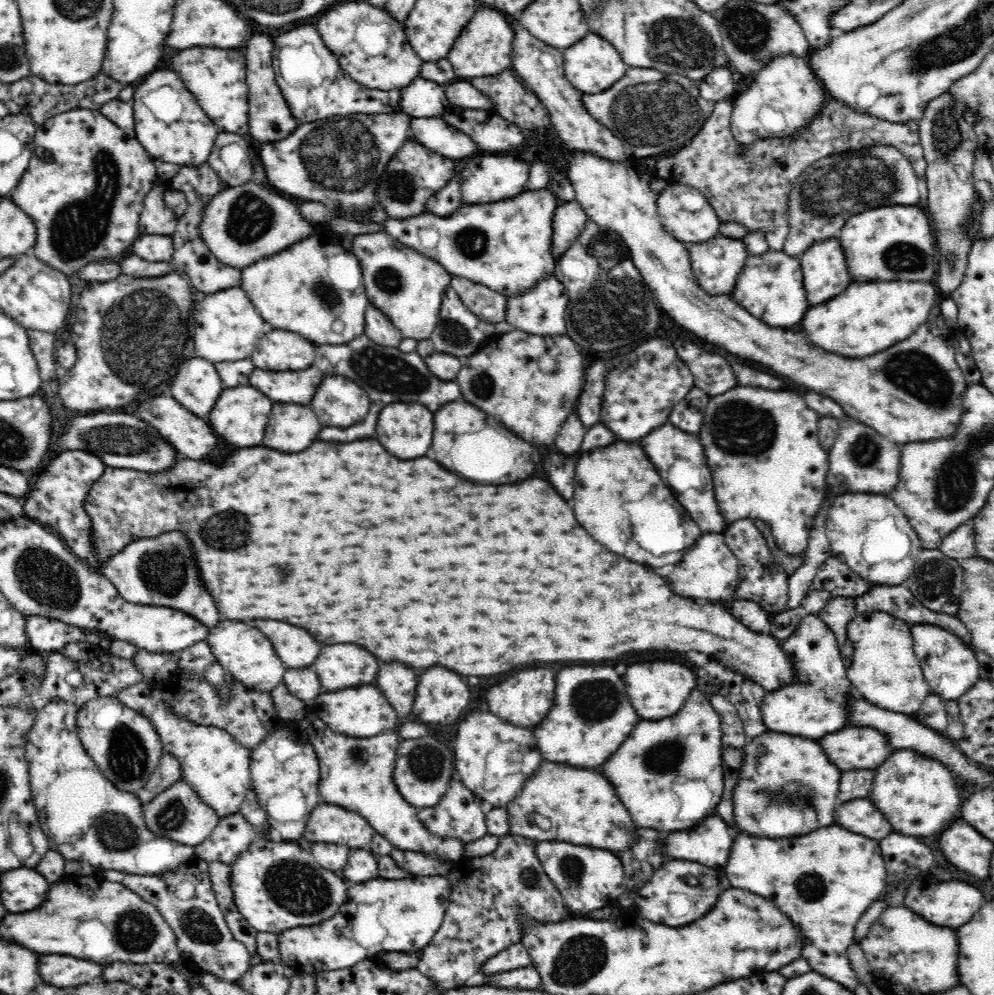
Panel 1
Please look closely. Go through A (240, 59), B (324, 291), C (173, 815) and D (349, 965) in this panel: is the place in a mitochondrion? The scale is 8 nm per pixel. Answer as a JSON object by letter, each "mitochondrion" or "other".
{"A":"other","B":"mitochondrion","C":"mitochondrion","D":"other"}

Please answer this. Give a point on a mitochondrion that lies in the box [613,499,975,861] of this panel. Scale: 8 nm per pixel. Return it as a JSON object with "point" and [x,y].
{"point":[936,579]}

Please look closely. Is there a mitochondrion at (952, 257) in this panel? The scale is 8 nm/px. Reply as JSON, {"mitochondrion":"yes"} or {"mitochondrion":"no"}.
{"mitochondrion":"yes"}

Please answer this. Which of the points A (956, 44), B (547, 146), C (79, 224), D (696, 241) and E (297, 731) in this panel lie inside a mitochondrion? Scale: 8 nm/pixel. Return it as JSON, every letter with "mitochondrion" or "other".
{"A":"mitochondrion","B":"other","C":"mitochondrion","D":"other","E":"other"}

